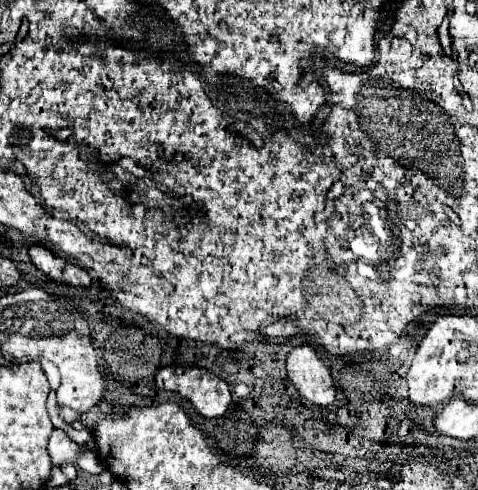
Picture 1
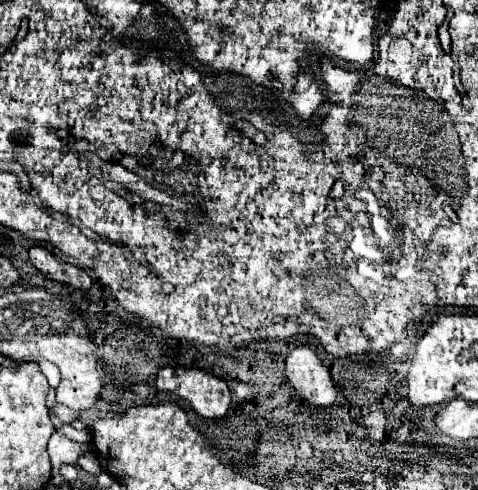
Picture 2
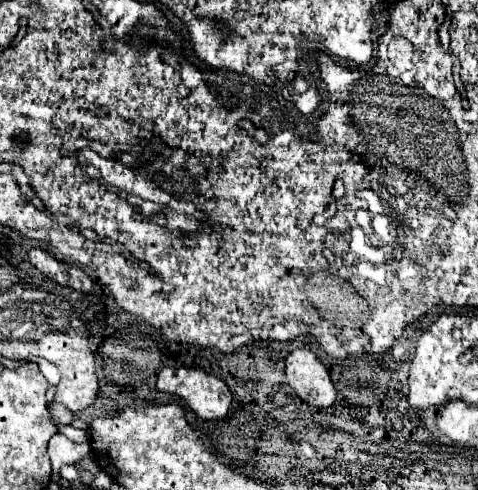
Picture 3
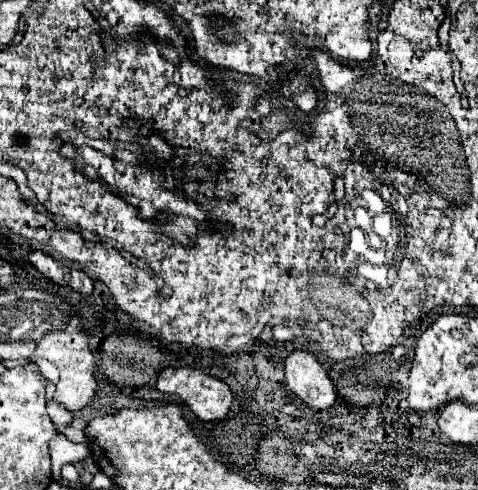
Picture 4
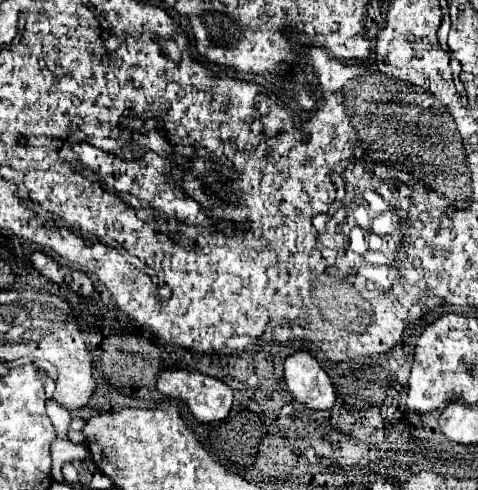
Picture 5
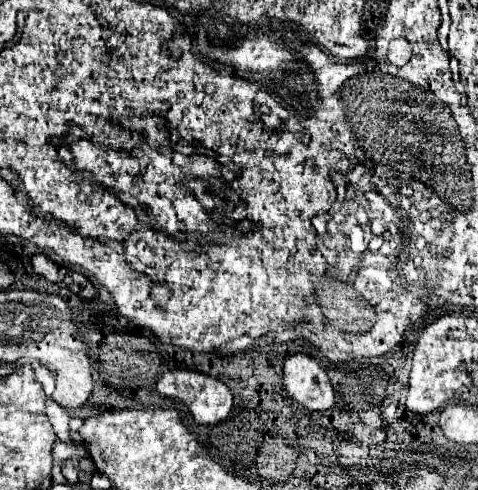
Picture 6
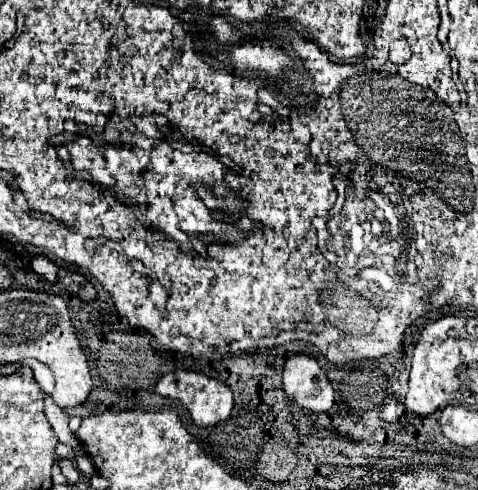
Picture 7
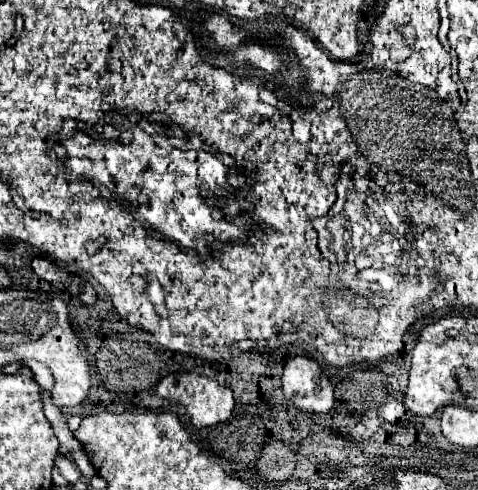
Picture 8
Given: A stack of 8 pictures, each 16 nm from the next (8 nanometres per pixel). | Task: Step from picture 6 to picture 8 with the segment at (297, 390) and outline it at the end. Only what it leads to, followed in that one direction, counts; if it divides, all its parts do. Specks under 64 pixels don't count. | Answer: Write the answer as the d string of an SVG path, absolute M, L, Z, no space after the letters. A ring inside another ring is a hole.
M294 356L286 362L282 390L298 408L308 412L328 412L334 404L334 390L316 360Z

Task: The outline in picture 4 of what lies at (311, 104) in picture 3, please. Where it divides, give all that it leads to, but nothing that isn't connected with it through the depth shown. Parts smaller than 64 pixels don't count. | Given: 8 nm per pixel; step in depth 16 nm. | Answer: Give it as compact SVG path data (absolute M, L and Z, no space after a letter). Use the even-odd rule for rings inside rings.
M306 90L306 92L302 92L302 94L290 96L290 100L294 100L296 106L298 106L304 114L310 114L310 112L316 108L316 104L318 104L318 92L316 92L316 90Z

